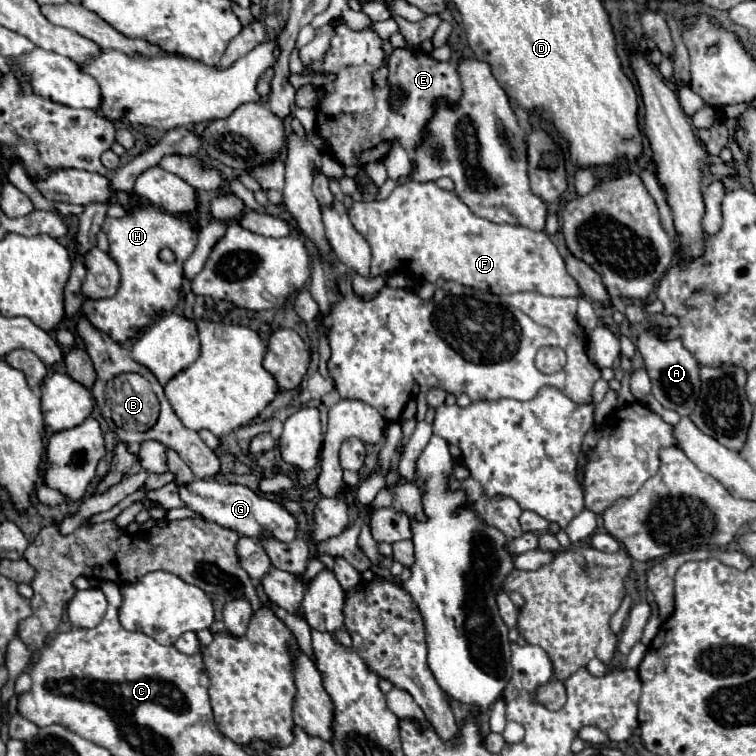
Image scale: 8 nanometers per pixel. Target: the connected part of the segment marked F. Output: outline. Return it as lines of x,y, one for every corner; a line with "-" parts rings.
407,182
399,184
383,200
353,202
351,222
371,246
371,276
389,278
399,272
415,278
417,282
437,282
439,278
443,278
477,290
491,290
495,294
515,294
531,290
545,296
581,296
577,282
565,268
565,260
545,232
533,232
529,228
511,224
493,224
485,218
479,218
453,192
439,188
435,182

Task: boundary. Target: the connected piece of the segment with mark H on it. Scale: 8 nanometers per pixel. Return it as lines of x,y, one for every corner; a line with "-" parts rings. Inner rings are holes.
145,204
137,206
137,210
129,210
125,218
107,216
101,230
109,238
109,256
119,266
121,286
113,298
85,300
83,312
91,326
109,334
115,342
123,344
133,338
133,334
139,334
143,328
147,328
147,324
153,320
151,316
175,308
183,280
183,262
191,256
195,248
197,232
193,230
189,220
165,214
-
163,248
169,248
175,254
173,262
163,262
159,258
159,252

